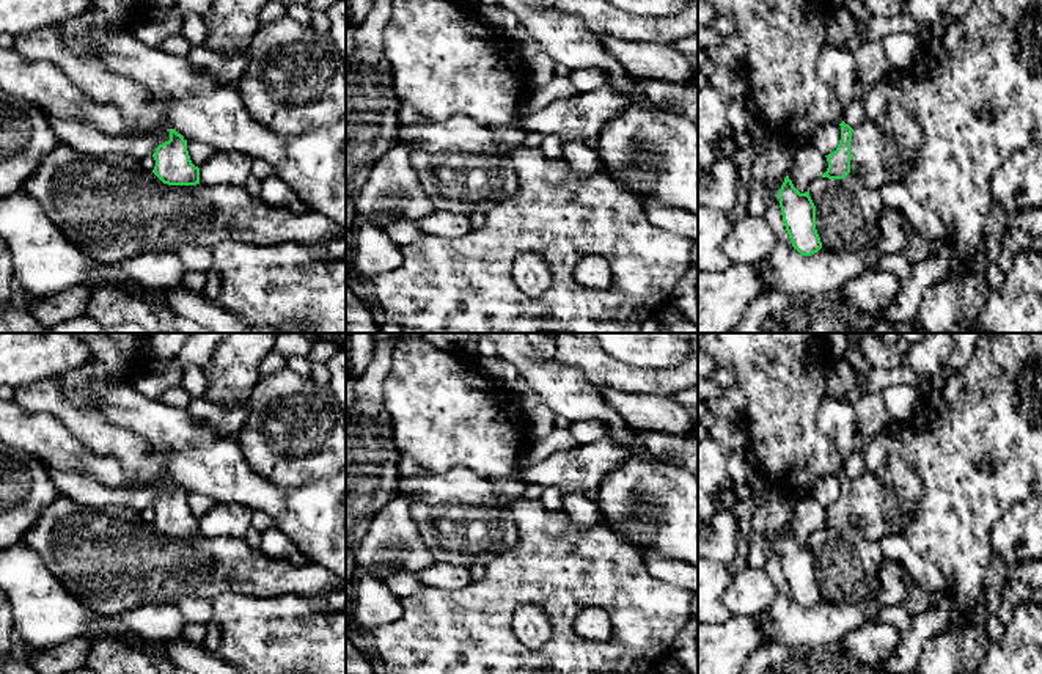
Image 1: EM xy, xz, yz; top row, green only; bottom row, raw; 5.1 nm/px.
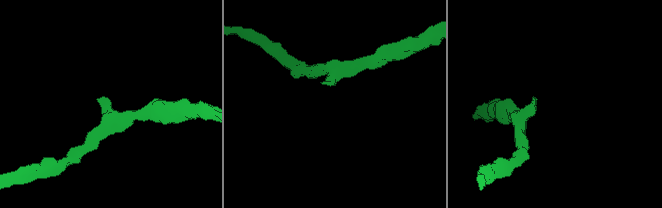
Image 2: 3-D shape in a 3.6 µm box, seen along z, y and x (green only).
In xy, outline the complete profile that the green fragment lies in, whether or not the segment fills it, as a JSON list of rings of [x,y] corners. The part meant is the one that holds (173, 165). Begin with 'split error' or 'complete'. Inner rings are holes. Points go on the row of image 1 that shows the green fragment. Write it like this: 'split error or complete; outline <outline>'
complete; outline [[[170,129],[170,140],[159,145],[152,154],[156,167],[152,173],[168,185],[200,184],[200,168],[190,160],[187,140]]]

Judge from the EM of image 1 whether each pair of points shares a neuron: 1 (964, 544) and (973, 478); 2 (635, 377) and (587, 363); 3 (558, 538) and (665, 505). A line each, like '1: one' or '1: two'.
1: one
2: one
3: two

